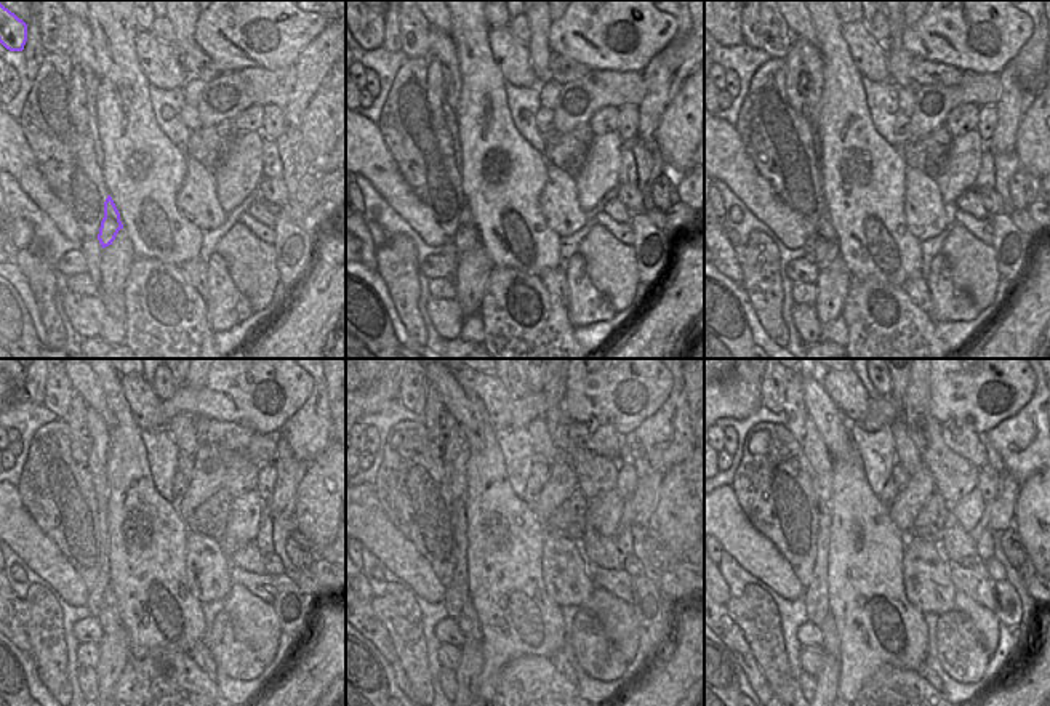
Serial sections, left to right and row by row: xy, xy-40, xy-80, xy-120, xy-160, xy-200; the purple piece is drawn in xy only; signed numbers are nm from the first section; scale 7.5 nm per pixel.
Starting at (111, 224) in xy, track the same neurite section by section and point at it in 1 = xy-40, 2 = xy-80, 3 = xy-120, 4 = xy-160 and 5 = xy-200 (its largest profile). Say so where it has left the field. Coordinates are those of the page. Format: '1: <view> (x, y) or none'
1: xy-40 (466, 239)
2: xy-80 (826, 250)
3: xy-120 (109, 620)
4: xy-160 (468, 621)
5: xy-200 (831, 642)

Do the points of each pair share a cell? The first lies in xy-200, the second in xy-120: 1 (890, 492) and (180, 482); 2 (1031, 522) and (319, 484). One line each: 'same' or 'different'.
1: same
2: same

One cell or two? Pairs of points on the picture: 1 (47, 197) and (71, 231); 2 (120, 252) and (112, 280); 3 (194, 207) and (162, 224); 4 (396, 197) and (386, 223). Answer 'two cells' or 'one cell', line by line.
1: one cell
2: one cell
3: two cells
4: two cells

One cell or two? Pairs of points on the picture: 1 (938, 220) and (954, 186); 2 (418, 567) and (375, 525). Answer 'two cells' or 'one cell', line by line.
1: two cells
2: one cell

